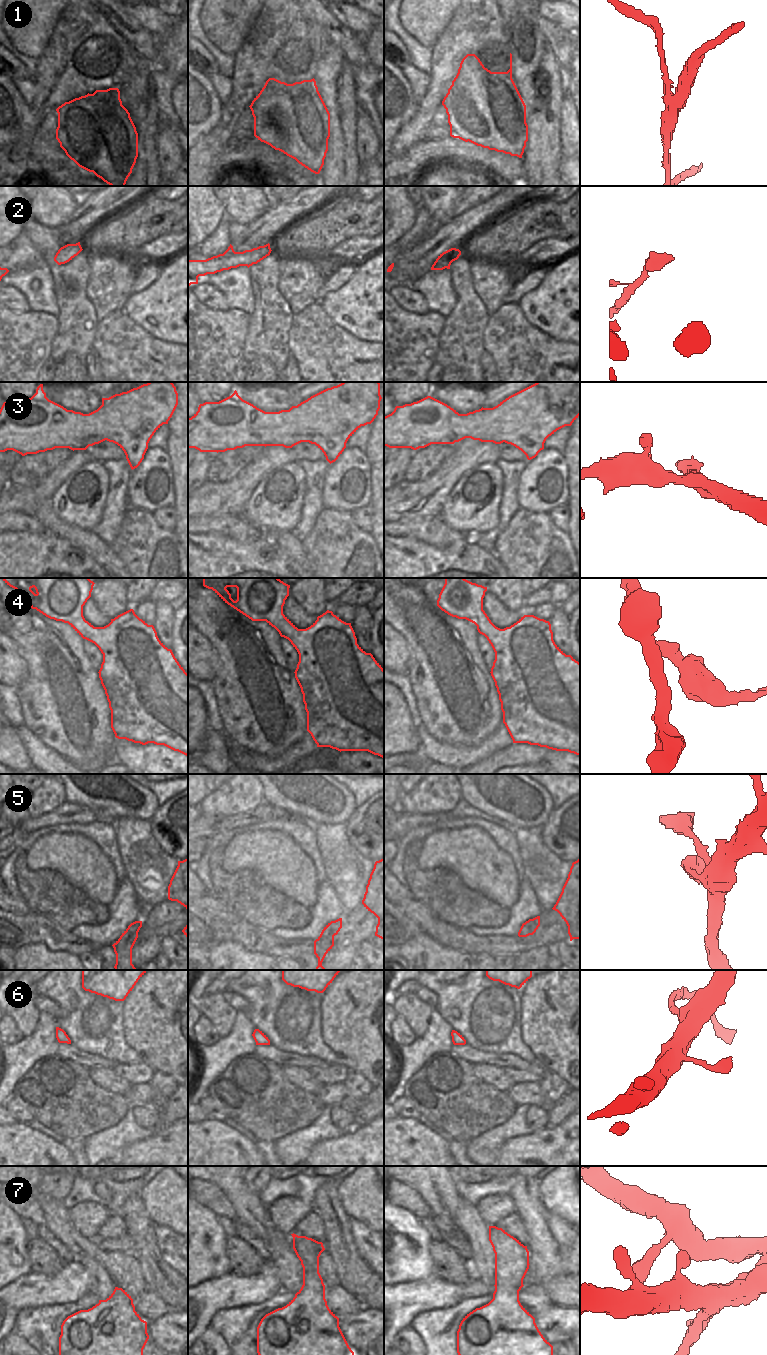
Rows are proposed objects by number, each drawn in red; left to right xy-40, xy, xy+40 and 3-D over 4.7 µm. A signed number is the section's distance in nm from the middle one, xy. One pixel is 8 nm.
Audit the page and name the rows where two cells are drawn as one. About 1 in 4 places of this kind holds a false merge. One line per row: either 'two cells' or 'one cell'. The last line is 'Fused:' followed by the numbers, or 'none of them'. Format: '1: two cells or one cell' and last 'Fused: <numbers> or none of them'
1: two cells
2: two cells
3: one cell
4: one cell
5: one cell
6: one cell
7: one cell
Fused: 1, 2

